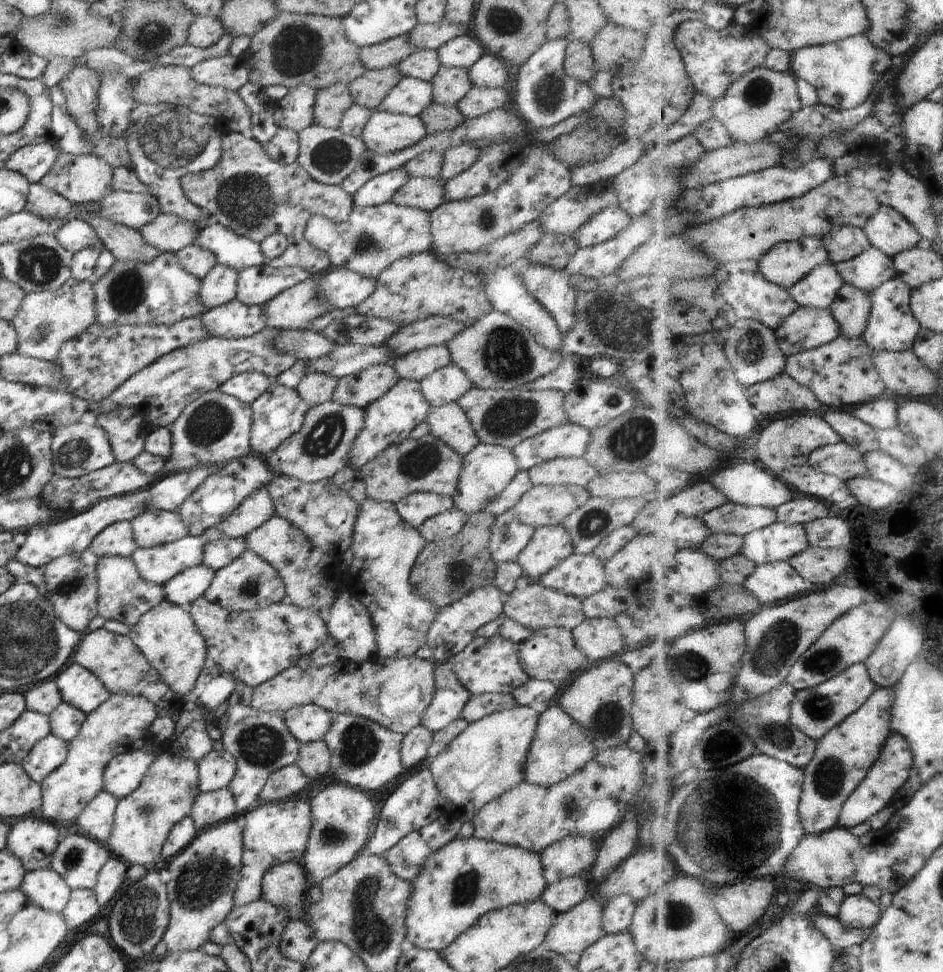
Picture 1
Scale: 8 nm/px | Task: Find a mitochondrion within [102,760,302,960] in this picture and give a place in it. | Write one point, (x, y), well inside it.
(134, 922)

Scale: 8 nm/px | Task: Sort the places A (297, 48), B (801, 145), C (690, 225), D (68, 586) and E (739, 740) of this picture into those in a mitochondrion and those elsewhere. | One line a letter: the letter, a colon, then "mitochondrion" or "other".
A: mitochondrion
B: mitochondrion
C: other
D: mitochondrion
E: mitochondrion

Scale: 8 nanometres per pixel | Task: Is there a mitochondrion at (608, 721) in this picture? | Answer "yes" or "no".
yes

